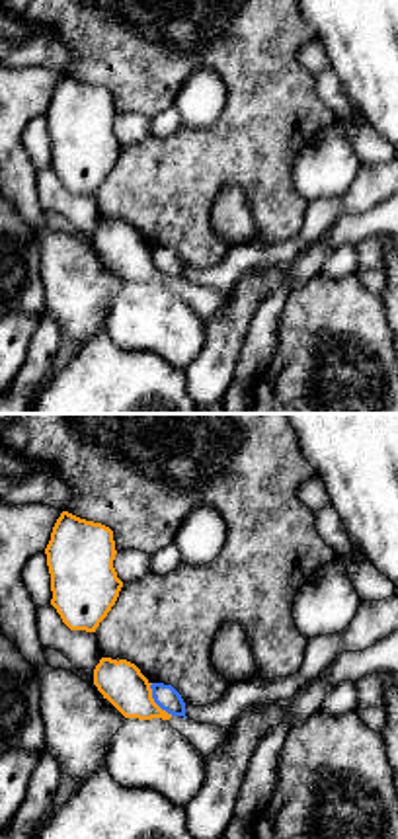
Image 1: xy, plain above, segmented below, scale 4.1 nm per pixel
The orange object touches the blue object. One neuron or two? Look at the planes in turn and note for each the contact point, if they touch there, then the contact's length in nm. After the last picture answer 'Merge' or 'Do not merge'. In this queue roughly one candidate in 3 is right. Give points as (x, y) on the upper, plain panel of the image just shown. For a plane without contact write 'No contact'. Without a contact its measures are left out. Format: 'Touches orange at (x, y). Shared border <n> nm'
Touches orange at (153, 264). Shared border 160 nm

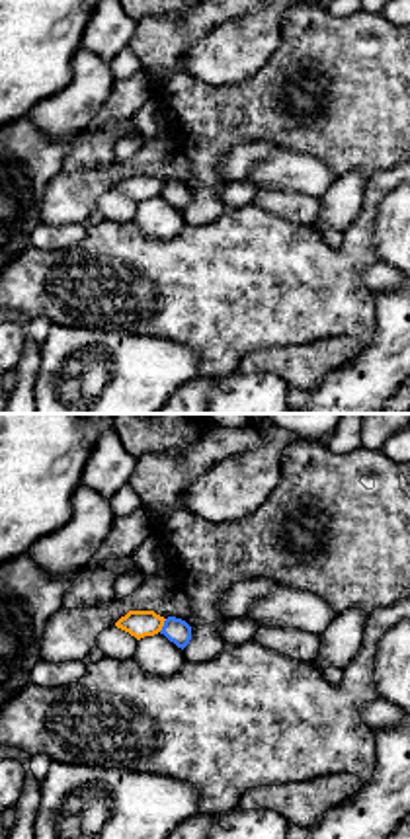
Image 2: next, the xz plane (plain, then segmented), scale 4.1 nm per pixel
Touches orange at (163, 188). Shared border 70 nm

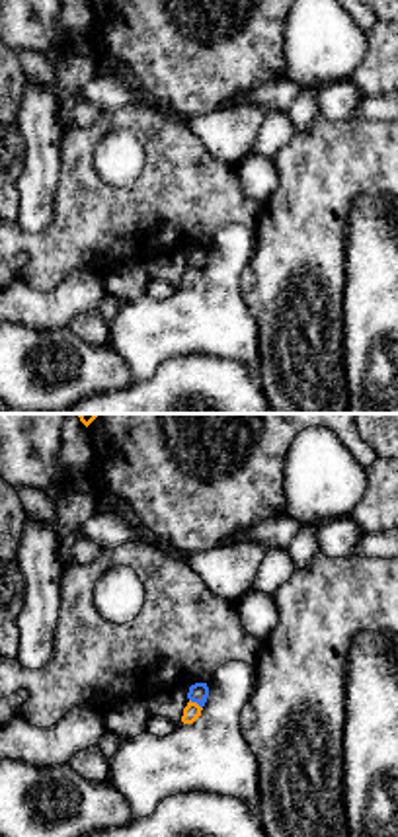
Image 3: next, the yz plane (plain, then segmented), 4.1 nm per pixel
Touches orange at (196, 266). Shared border 70 nm

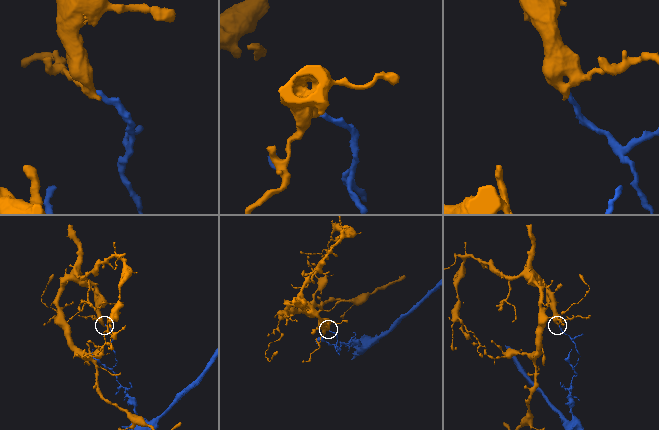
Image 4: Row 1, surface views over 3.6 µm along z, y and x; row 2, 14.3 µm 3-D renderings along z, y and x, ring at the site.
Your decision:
Do not merge

